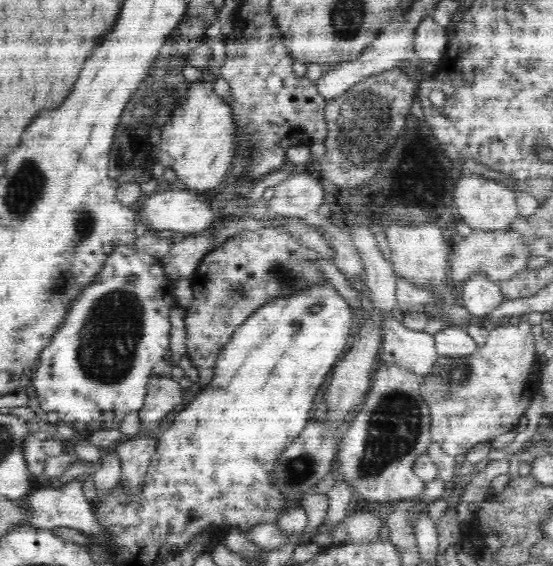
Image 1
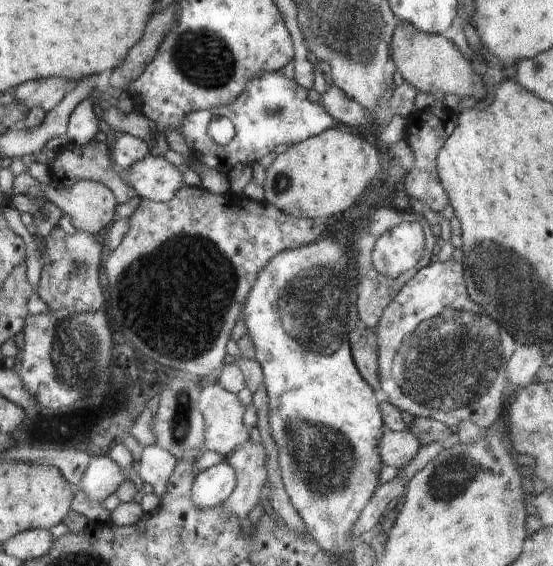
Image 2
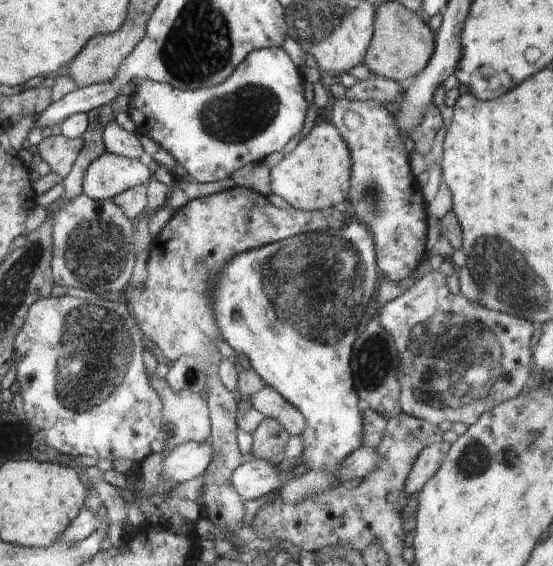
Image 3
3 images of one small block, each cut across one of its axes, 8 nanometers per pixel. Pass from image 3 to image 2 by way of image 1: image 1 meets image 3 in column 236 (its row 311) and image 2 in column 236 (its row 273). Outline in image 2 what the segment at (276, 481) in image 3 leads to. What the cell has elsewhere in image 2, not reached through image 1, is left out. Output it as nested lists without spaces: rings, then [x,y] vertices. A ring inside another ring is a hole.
[[[226,460],[198,473],[192,486],[192,502],[198,508],[212,508],[224,504],[224,500],[236,488],[234,468]]]

